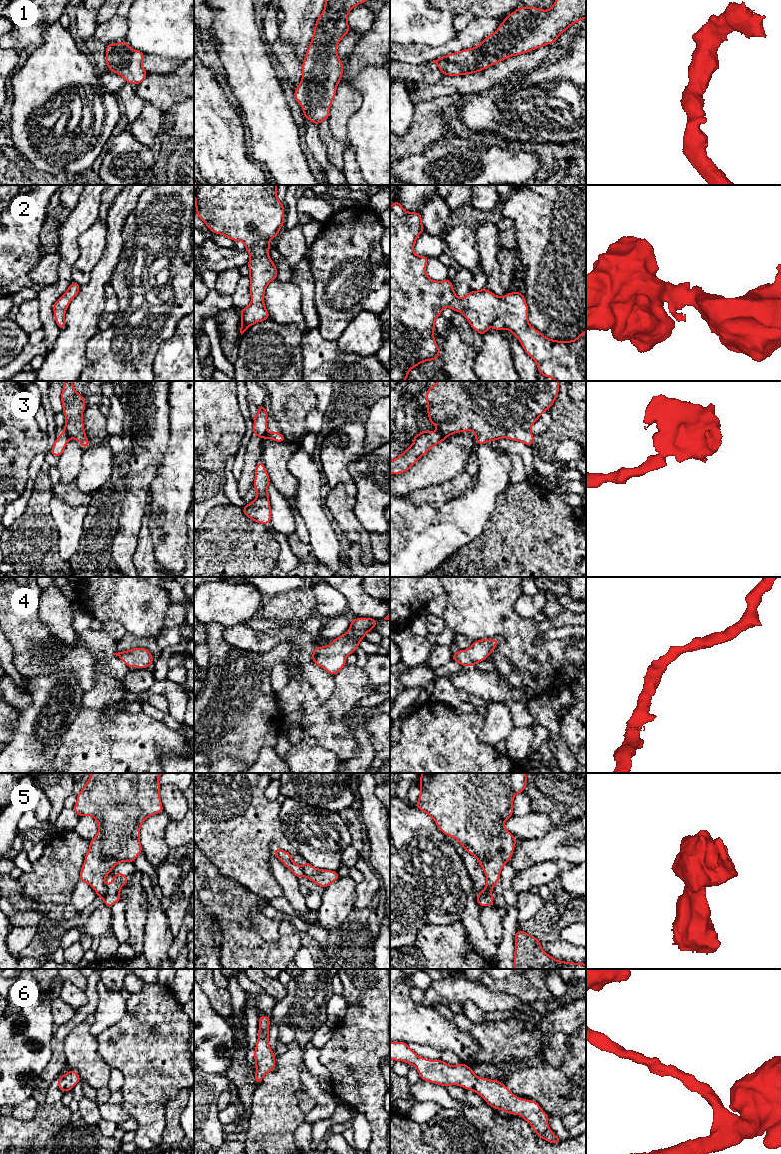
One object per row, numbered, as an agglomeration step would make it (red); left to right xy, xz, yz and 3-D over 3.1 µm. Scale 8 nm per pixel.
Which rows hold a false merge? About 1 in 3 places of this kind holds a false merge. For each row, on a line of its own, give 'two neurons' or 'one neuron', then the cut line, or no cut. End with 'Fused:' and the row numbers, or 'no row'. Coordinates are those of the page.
1: one neuron; cut none
2: one neuron; cut none
3: two neurons; cut yz (437, 430), (446, 437)
4: one neuron; cut none
5: two neurons; cut xy (106, 885), (106, 893), (102, 898)
6: one neuron; cut none
Fused: 3, 5

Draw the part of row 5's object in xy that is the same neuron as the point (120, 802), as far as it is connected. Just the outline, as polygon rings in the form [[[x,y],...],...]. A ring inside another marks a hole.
[[[91,773],[89,780],[77,795],[73,807],[80,816],[95,818],[99,829],[97,835],[90,841],[89,850],[85,856],[80,871],[80,881],[89,884],[104,898],[107,887],[105,877],[114,866],[120,862],[134,862],[142,853],[140,843],[140,827],[150,816],[164,812],[160,799],[161,785],[158,778],[163,773]]]

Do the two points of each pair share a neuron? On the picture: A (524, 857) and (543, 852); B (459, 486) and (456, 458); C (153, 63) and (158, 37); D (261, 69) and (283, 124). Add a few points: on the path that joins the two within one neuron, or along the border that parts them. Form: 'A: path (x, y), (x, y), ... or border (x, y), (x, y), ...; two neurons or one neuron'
A: path (529, 852), (538, 852); one neuron
B: border (464, 471), (437, 484); two neurons
C: border (145, 53), (159, 54), (178, 60); two neurons
D: path (261, 83), (261, 98), (263, 104), (269, 110); one neuron

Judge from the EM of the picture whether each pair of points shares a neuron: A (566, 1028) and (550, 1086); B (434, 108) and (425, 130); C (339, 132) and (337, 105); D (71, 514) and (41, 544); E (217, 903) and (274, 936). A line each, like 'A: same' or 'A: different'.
A: different
B: same
C: same
D: different
E: different

